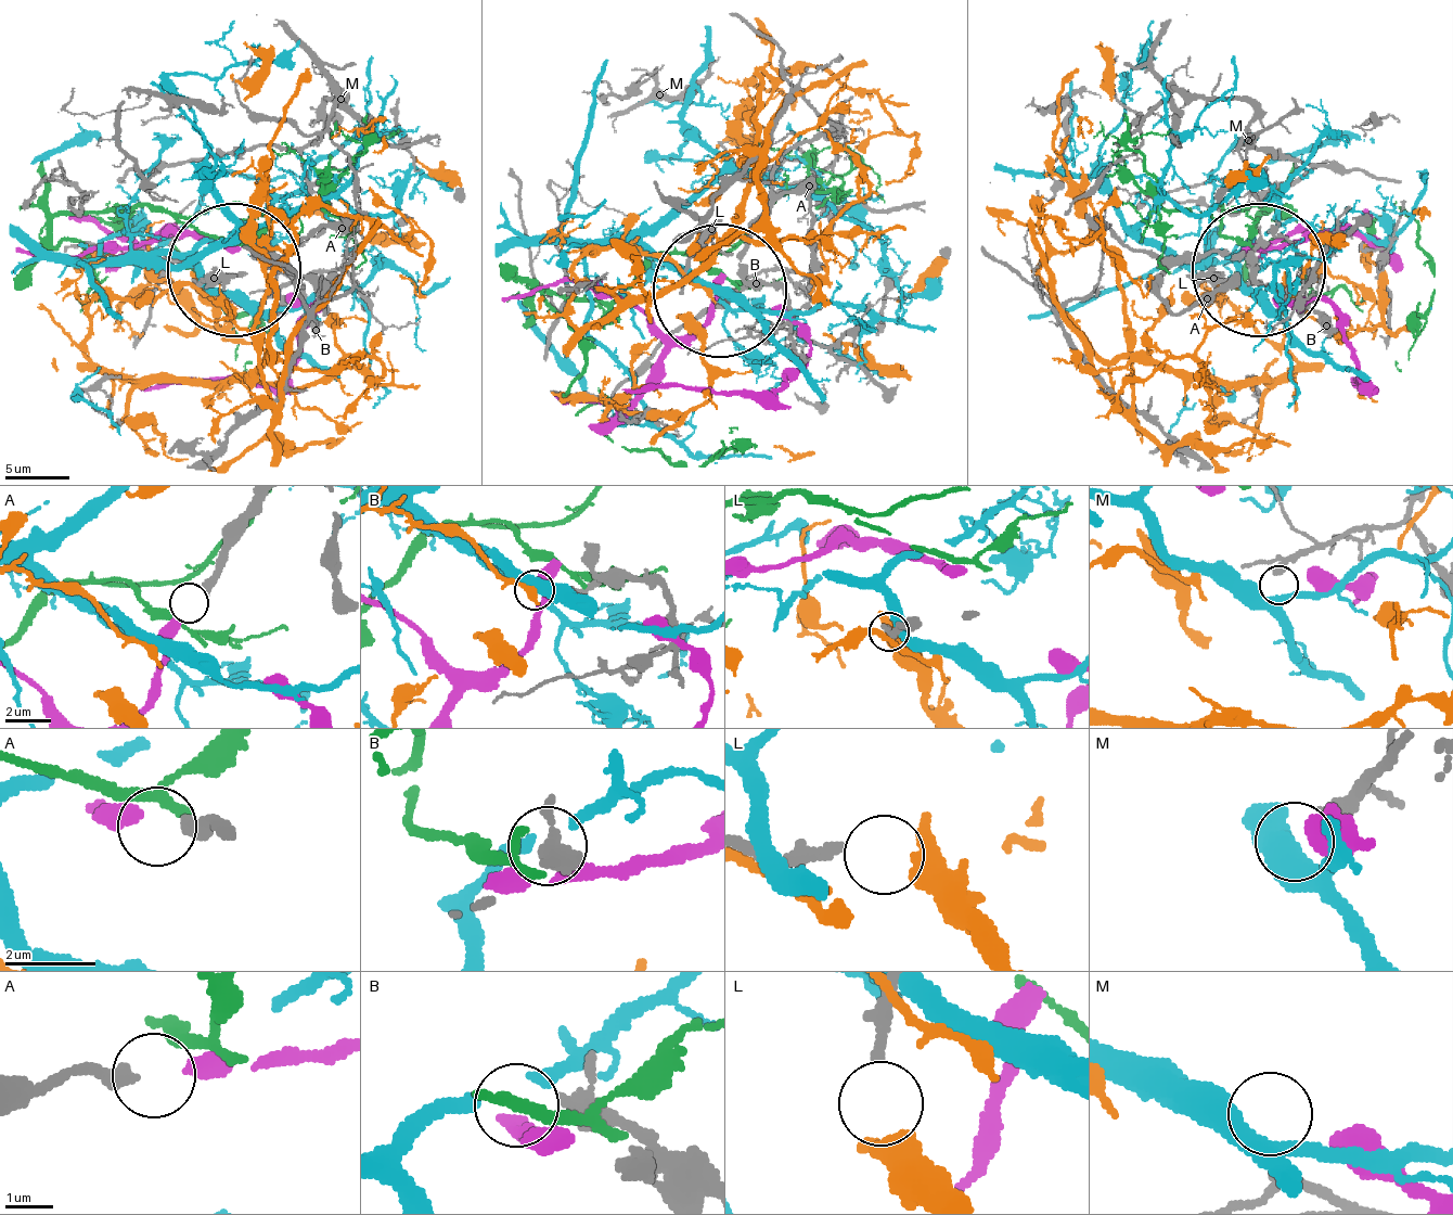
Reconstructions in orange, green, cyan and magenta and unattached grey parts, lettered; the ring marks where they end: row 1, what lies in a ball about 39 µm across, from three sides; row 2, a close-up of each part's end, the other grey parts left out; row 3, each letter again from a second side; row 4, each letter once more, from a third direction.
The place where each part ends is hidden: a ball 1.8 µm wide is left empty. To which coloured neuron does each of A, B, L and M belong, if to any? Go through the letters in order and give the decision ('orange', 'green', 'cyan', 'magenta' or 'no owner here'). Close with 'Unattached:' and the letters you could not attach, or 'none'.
A: magenta
B: no owner here
L: orange
M: no owner here
Unattached: B, M

